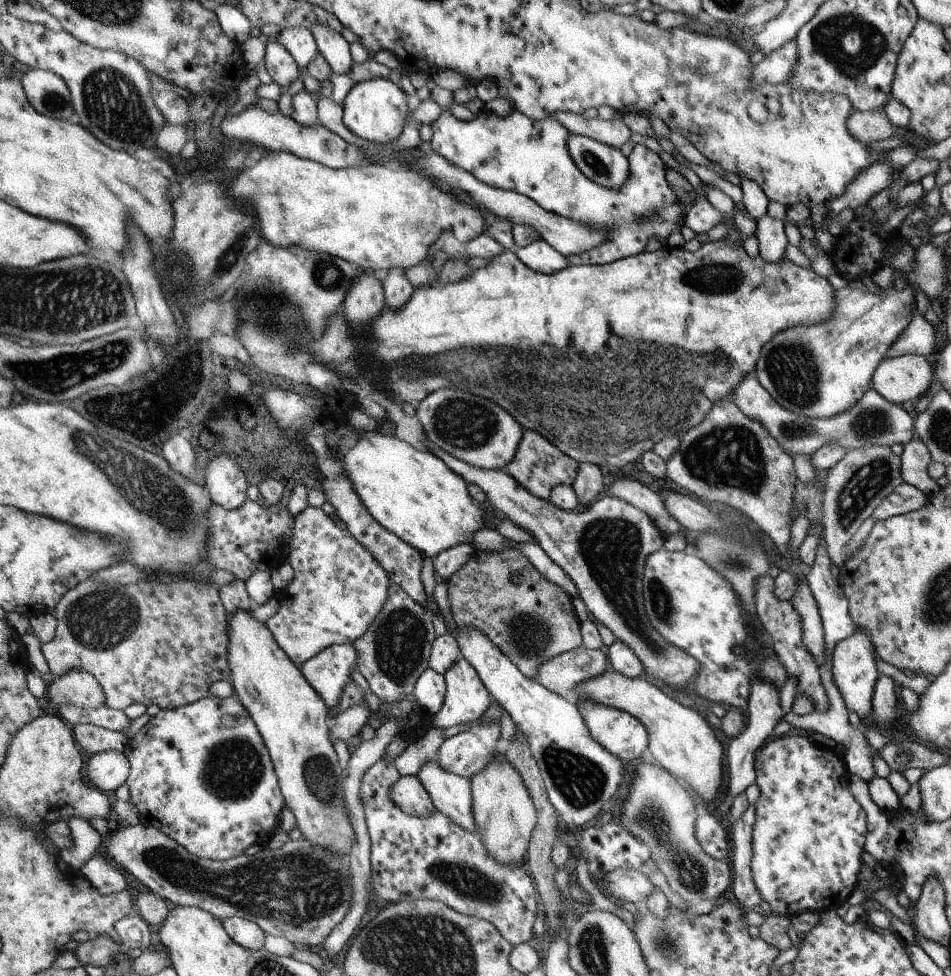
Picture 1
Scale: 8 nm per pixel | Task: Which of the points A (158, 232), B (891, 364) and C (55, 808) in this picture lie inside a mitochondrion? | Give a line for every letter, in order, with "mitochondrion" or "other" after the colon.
A: other
B: other
C: other

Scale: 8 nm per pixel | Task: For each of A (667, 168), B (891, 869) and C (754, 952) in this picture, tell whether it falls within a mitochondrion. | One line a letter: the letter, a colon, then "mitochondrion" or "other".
A: other
B: other
C: other

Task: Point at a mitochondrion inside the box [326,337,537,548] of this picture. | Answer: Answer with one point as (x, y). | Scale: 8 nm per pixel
(462, 423)

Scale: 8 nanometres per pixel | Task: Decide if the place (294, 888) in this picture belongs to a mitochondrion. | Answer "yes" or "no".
yes

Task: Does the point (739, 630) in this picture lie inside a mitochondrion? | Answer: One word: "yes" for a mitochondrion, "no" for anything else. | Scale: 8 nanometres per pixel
no

